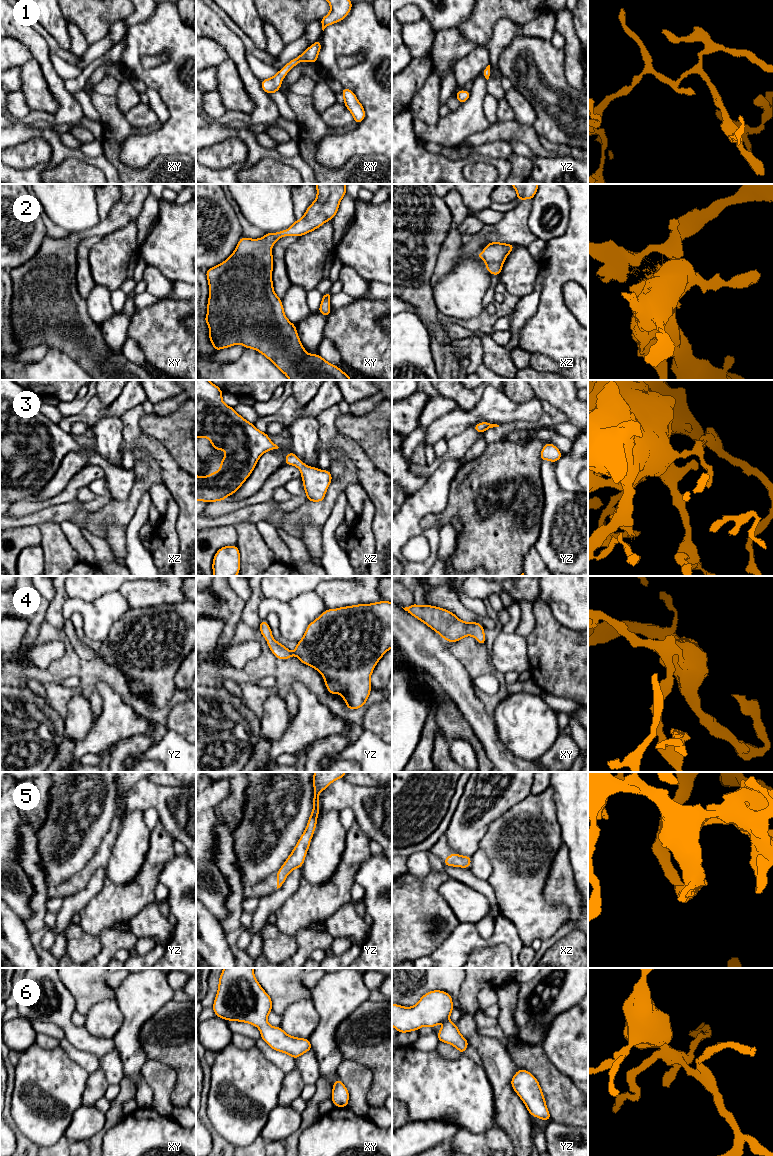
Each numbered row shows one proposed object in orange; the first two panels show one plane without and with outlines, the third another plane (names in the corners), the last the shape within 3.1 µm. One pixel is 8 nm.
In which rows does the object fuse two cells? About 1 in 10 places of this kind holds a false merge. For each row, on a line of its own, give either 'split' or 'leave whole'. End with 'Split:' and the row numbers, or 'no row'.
1: leave whole
2: leave whole
3: leave whole
4: leave whole
5: leave whole
6: leave whole
Split: no row

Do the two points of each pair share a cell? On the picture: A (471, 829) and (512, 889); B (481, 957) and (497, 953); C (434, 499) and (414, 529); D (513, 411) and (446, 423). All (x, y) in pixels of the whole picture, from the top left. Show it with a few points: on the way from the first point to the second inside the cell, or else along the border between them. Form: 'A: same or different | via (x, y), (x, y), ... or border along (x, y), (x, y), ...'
A: different | border along (492, 821), (482, 837), (478, 848)
B: same | via (485, 957), (493, 957)
C: same | via (426, 506), (414, 518), (414, 521)
D: same | via (496, 411), (484, 411), (469, 419), (463, 419)

